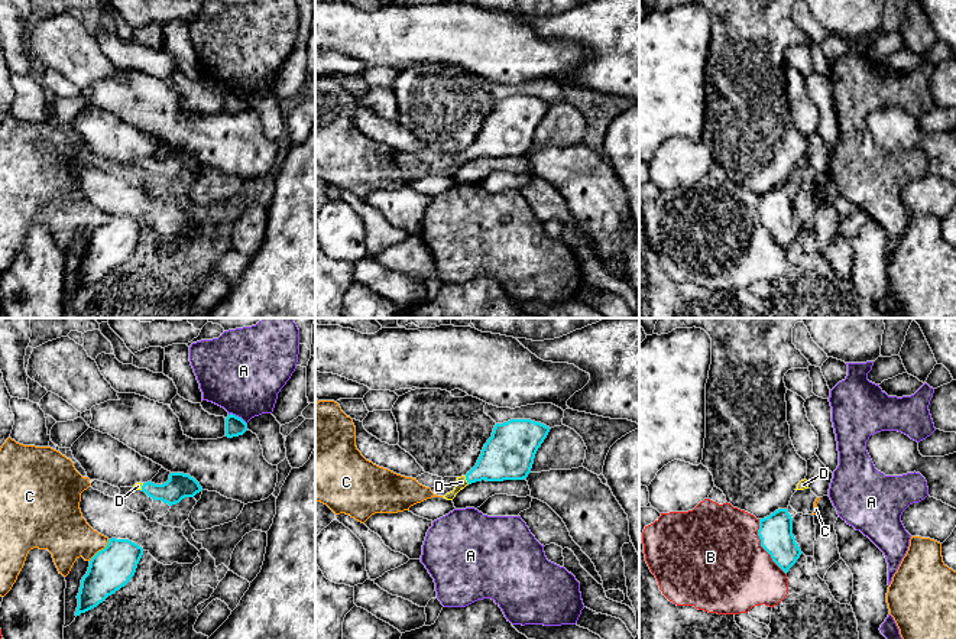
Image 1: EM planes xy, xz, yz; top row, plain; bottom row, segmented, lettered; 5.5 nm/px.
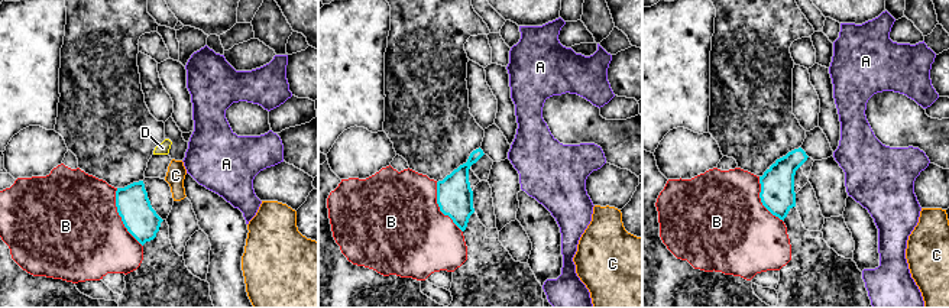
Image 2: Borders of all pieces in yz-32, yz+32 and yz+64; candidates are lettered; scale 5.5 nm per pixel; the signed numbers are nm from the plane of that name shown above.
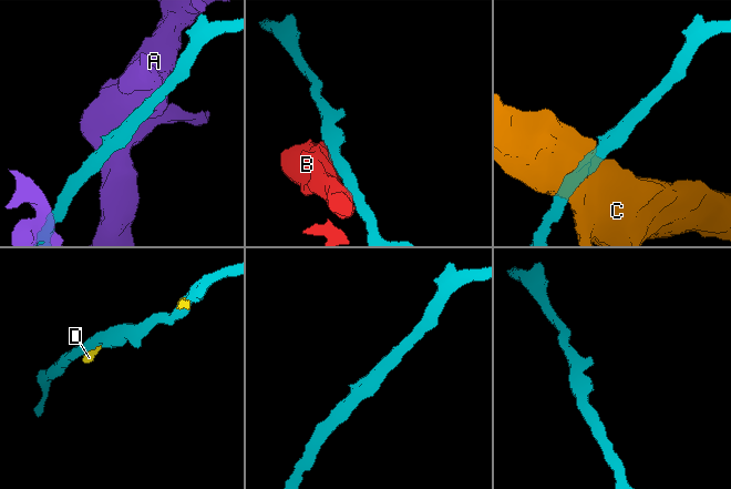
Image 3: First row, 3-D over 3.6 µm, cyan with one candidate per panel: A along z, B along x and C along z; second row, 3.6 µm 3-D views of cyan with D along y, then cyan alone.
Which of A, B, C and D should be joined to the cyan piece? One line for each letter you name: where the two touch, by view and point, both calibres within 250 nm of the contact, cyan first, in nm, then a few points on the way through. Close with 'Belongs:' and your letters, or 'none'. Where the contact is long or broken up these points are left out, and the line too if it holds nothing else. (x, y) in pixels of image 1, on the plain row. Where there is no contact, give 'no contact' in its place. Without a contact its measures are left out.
D: meets cyan in xz at (466, 155); 260 nm thick on the cyan side, 60 nm on the other
Belongs: D

